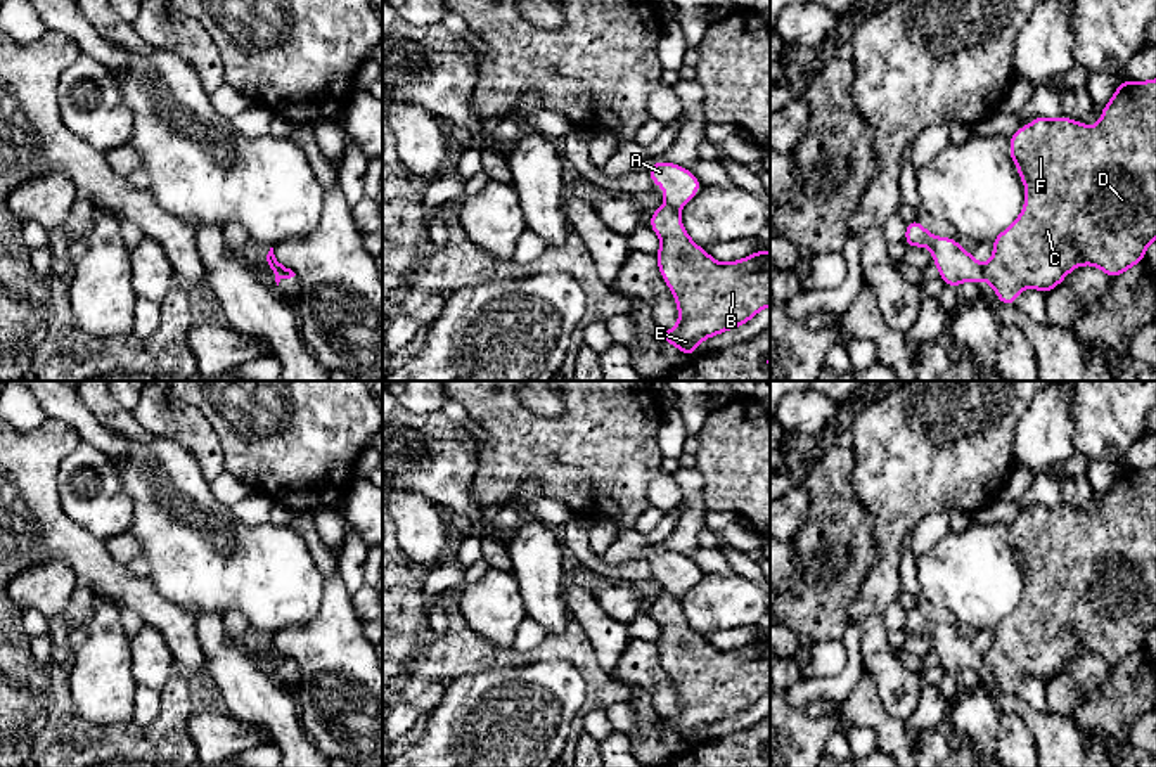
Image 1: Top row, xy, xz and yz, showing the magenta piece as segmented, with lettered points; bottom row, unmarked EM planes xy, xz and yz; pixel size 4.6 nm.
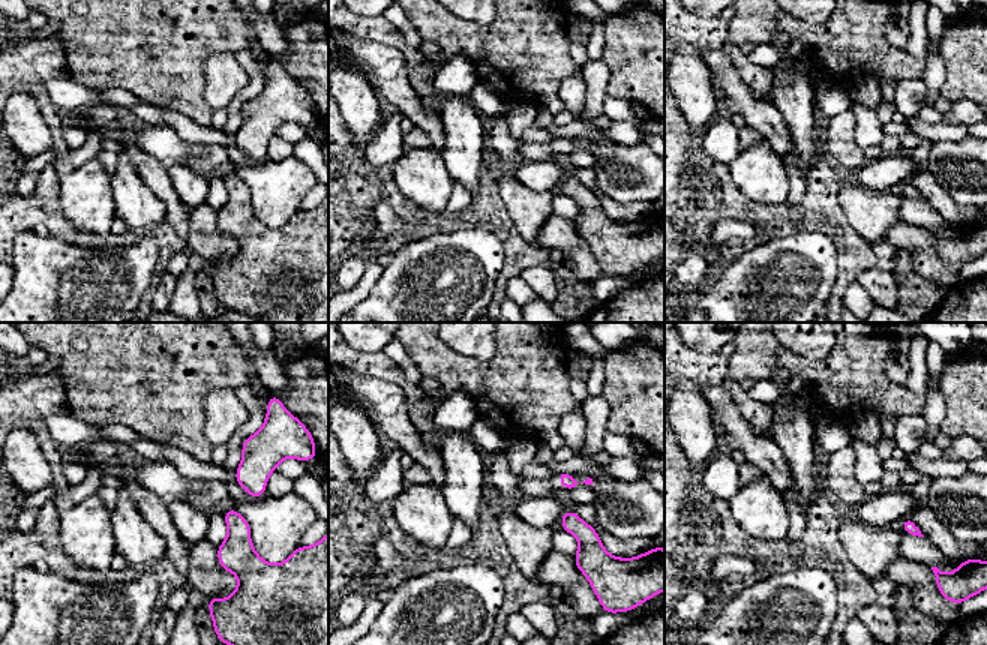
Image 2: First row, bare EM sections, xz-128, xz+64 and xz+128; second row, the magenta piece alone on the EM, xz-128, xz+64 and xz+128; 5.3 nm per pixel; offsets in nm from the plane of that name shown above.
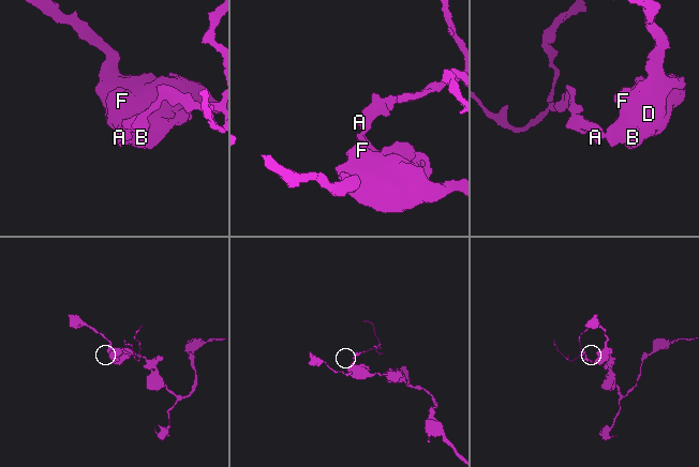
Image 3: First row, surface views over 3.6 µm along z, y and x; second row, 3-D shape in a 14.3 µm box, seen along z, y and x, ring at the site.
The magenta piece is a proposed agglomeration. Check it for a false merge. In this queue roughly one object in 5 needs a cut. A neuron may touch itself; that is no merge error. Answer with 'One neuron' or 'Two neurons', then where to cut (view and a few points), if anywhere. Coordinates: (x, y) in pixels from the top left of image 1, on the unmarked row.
Two neurons. Split along yz (982, 653), (985, 665)

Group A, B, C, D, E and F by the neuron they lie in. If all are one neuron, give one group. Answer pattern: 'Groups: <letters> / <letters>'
Groups: A / B C D E F

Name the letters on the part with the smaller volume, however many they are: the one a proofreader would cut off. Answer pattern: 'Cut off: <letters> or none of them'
Cut off: A

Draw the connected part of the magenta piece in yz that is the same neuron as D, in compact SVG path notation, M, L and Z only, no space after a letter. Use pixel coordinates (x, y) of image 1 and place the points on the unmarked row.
M1156 466L1121 467L1095 514L1064 502L1056 507L1037 504L1009 528L1009 544L1026 577L1026 589L1016 609L992 628L993 644L983 653L985 667L1002 693L1016 693L1024 675L1050 680L1080 653L1094 653L1114 667L1144 649L1147 634L1156 627Z

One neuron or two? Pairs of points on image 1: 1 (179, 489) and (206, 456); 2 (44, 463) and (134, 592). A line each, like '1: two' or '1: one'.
1: two
2: one

